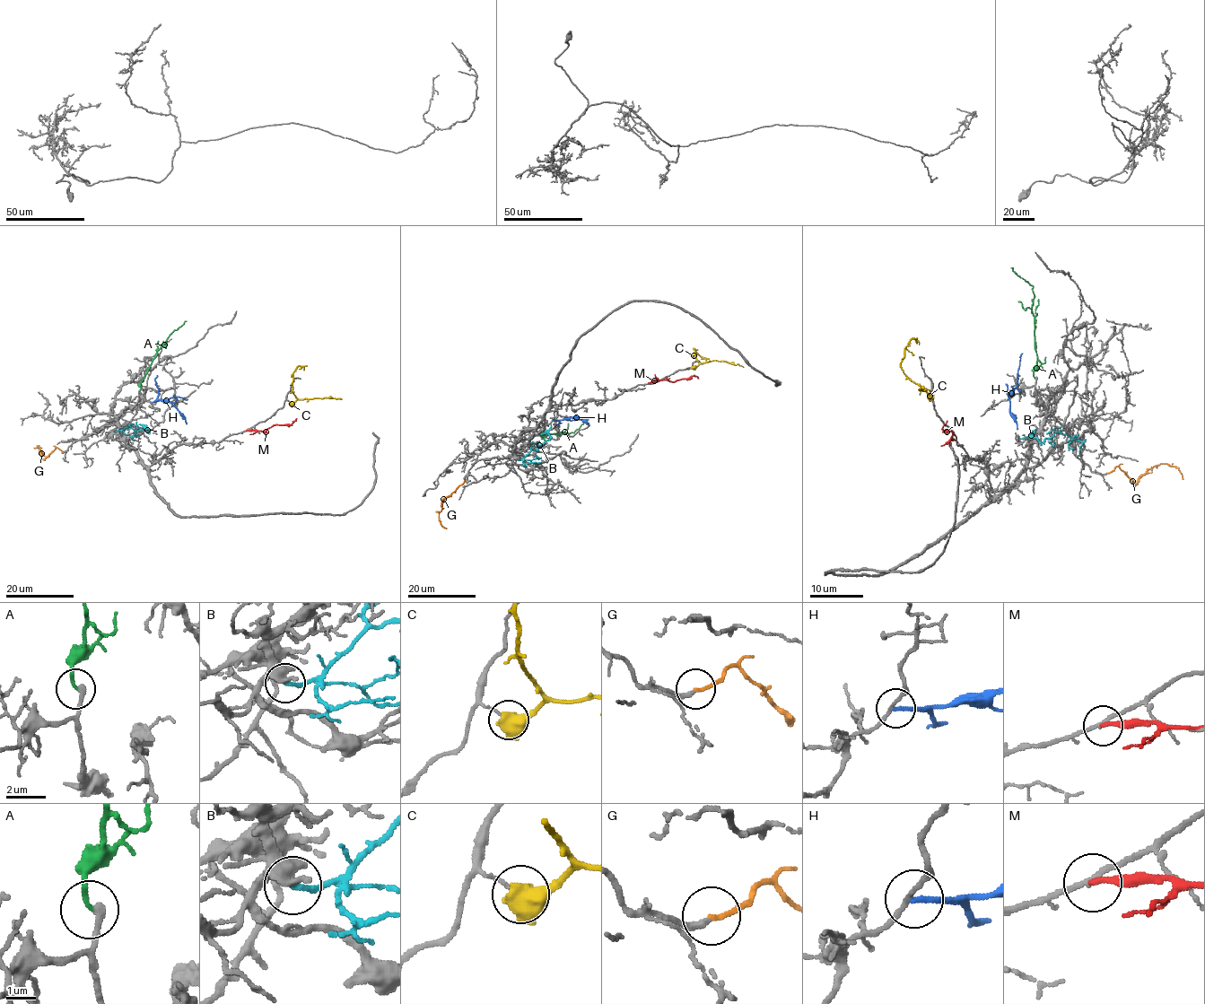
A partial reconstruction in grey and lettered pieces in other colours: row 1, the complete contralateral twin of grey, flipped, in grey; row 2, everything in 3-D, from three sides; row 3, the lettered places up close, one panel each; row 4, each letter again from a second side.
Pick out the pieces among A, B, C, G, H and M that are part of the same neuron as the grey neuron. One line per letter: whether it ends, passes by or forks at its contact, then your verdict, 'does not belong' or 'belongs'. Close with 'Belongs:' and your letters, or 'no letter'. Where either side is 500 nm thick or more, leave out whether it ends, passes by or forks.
A: it ends; belongs
B: it ends; does not belong
C: does not belong
G: it ends; belongs
H: it ends; does not belong
M: it ends; does not belong
Belongs: A, G

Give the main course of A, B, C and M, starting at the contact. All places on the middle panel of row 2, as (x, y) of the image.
A: (542, 433), (571, 433), (589, 418)
B: (517, 459), (523, 459), (549, 438), (551, 424)
C: (693, 369), (699, 362), (694, 349), (706, 360)
M: (649, 383), (690, 379), (694, 375), (699, 378)

